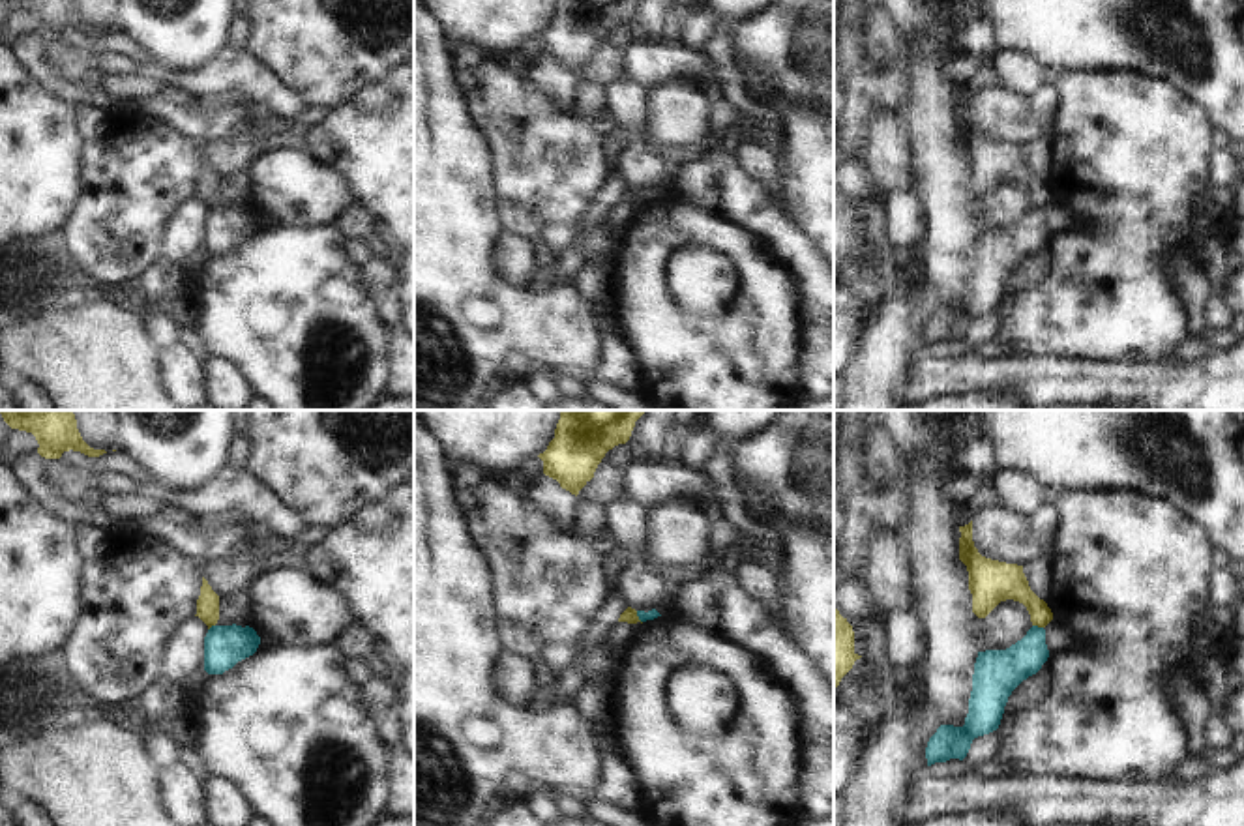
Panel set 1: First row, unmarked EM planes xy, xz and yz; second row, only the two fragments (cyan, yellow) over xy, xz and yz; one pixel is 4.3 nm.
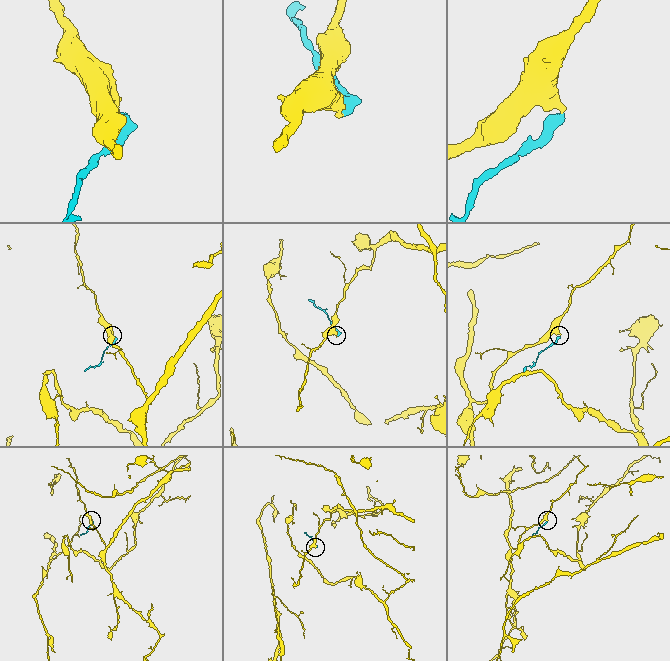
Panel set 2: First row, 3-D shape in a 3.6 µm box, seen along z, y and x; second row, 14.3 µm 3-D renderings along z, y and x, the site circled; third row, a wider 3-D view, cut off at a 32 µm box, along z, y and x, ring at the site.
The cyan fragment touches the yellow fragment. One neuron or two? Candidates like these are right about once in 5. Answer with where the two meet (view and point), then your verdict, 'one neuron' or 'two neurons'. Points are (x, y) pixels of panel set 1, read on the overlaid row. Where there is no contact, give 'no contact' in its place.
contact yz (1036, 626); two neurons

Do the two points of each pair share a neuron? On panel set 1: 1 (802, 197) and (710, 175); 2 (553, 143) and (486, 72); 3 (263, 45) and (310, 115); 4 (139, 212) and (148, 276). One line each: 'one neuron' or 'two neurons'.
1: two neurons
2: one neuron
3: two neurons
4: two neurons

